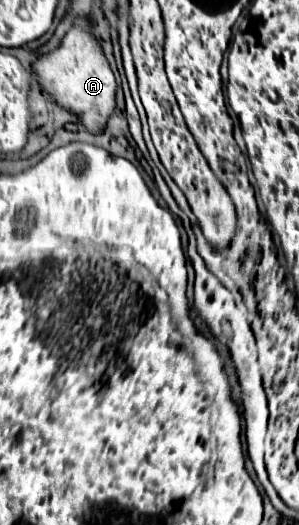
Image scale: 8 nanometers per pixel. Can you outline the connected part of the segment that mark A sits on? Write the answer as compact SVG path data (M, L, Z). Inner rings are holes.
M78 16L62 38L60 46L32 62L32 72L38 76L42 90L46 94L52 94L52 100L58 106L64 106L64 110L80 118L84 130L88 130L90 134L104 132L106 122L116 108L116 78L110 70L100 42L92 36L90 22L86 18Z

